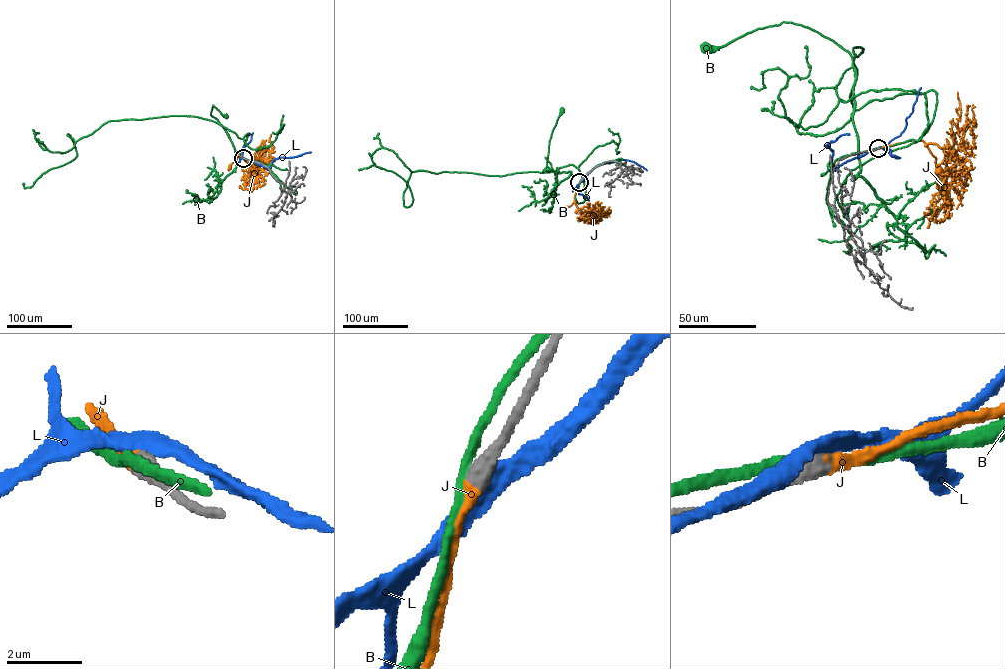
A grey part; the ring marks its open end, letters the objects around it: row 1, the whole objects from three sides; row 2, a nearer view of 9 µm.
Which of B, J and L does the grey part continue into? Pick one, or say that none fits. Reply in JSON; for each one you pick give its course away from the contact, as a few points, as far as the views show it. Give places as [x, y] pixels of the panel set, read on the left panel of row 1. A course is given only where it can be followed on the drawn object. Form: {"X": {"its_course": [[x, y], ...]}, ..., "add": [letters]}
{"J": {"its_course": [[243, 158], [238, 155], [229, 167]]}, "add": ["J"]}

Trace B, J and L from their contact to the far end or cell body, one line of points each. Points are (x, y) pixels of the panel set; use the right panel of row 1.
B: (877, 148), (920, 138), (924, 94), (872, 90), (843, 101), (836, 86), (852, 57), (790, 22), (706, 50)
J: (878, 148), (922, 140), (935, 157), (938, 170)
L: (878, 148), (844, 162), (835, 170), (831, 165), (833, 152), (824, 146), (839, 136), (849, 134)

